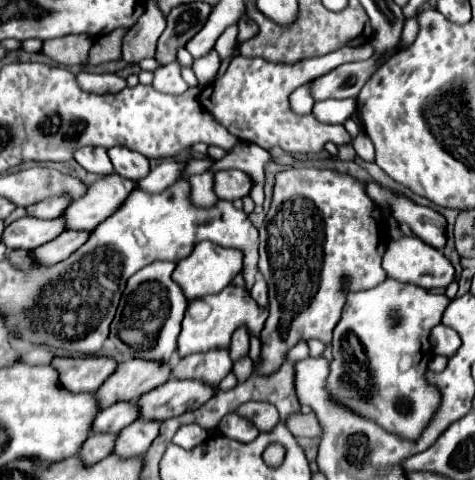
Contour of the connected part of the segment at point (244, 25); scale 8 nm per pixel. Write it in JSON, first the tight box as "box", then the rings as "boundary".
{"box":[237,16,257,42],"boundary":[[[243,16],[237,26],[239,26],[239,34],[237,34],[239,42],[243,42],[243,40],[247,40],[247,38],[251,38],[251,36],[257,34],[257,24],[249,16]]]}

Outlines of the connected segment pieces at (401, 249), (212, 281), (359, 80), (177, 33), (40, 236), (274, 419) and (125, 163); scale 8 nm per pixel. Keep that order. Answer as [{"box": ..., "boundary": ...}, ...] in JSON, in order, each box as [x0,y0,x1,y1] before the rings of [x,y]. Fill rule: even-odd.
[{"box":[383,236,453,290],"boundary":[[[405,236],[403,240],[393,240],[387,246],[387,252],[383,256],[383,268],[389,278],[395,278],[399,282],[409,282],[427,290],[439,288],[439,286],[445,288],[453,280],[453,266],[449,264],[449,260],[439,250],[431,248],[417,236]]]},{"box":[171,242,243,300],"boundary":[[[199,242],[187,258],[177,262],[177,268],[173,270],[171,278],[177,280],[183,294],[187,296],[187,300],[195,300],[195,298],[203,298],[209,294],[217,294],[241,270],[243,270],[243,252],[239,252],[235,248],[223,248],[223,246],[213,244],[213,242]]]},{"box":[309,56,375,100],"boundary":[[[375,56],[371,60],[365,60],[365,62],[353,62],[353,64],[343,64],[335,70],[331,70],[329,74],[309,82],[311,86],[311,96],[313,100],[327,100],[327,98],[357,98],[361,86],[369,80],[369,76],[373,74],[373,62],[375,62]]]},{"box":[155,2,211,66],"boundary":[[[191,2],[175,6],[167,14],[167,28],[159,36],[155,60],[163,66],[177,60],[177,50],[187,46],[187,42],[203,28],[211,6],[205,2]]]},{"box":[1,216,63,250],"boundary":[[[25,216],[21,220],[11,222],[5,232],[1,242],[9,248],[9,250],[33,250],[37,246],[47,244],[49,240],[57,238],[63,232],[63,218],[55,218],[55,220],[39,220],[39,218],[31,218]]]},{"box":[237,402,279,432],"boundary":[[[247,402],[237,412],[243,414],[245,418],[249,418],[257,426],[259,432],[271,430],[271,426],[275,426],[279,422],[277,408],[267,402]]]},{"box":[107,146,151,180],"boundary":[[[115,146],[115,148],[109,148],[107,154],[111,156],[111,162],[113,162],[113,168],[119,176],[123,178],[129,178],[129,180],[141,180],[143,176],[147,176],[147,172],[151,170],[149,166],[149,160],[143,156],[143,154],[137,154],[125,146]]]}]

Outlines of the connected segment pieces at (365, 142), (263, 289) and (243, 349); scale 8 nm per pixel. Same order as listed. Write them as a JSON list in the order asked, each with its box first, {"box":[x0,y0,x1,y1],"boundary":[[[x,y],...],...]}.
[{"box":[353,132,375,162],"boundary":[[[359,132],[359,136],[353,138],[353,148],[355,148],[355,152],[357,152],[359,158],[363,158],[363,160],[367,160],[367,162],[373,162],[373,160],[375,160],[373,144],[371,144],[371,140],[367,138],[365,132]]]},{"box":[251,278,267,306],"boundary":[[[259,278],[253,288],[251,288],[251,296],[257,300],[259,306],[267,306],[267,284],[263,278]]]},{"box":[229,328,249,362],"boundary":[[[239,328],[239,330],[233,334],[229,354],[231,354],[231,360],[233,360],[233,362],[249,356],[249,334],[247,334],[245,328]]]}]

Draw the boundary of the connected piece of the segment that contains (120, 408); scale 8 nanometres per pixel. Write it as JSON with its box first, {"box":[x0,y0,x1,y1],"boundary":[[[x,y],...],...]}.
{"box":[91,402,139,434],"boundary":[[[119,402],[119,404],[113,404],[109,408],[103,408],[95,416],[91,430],[119,434],[127,424],[135,422],[137,416],[139,416],[139,412],[137,412],[137,406],[133,402]]]}

